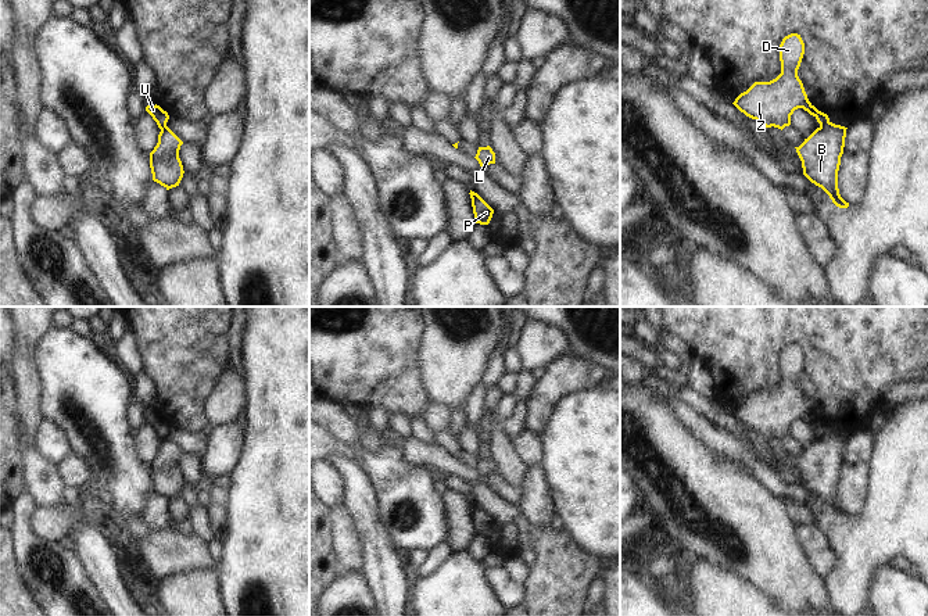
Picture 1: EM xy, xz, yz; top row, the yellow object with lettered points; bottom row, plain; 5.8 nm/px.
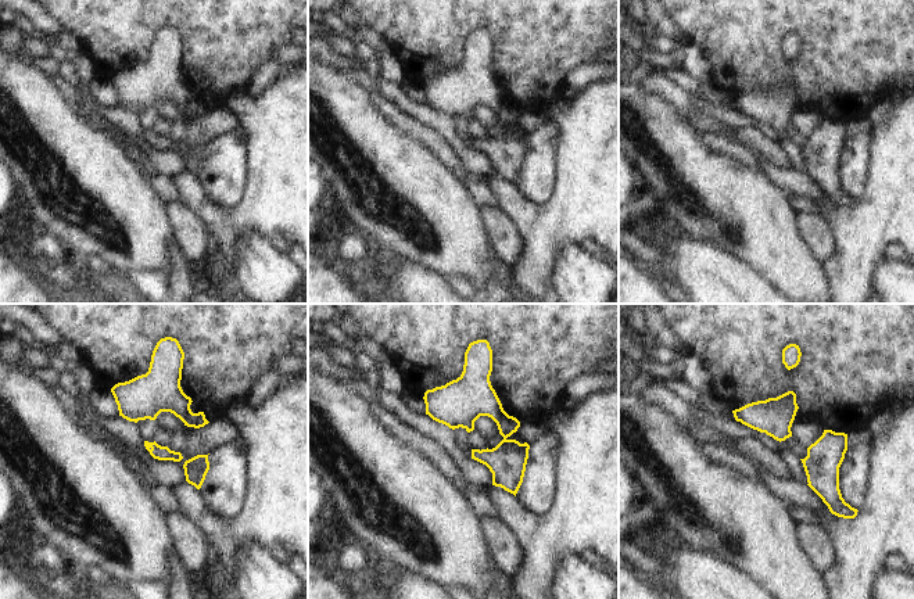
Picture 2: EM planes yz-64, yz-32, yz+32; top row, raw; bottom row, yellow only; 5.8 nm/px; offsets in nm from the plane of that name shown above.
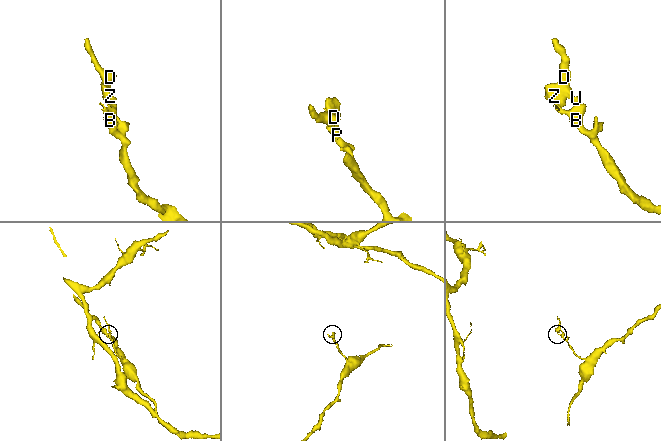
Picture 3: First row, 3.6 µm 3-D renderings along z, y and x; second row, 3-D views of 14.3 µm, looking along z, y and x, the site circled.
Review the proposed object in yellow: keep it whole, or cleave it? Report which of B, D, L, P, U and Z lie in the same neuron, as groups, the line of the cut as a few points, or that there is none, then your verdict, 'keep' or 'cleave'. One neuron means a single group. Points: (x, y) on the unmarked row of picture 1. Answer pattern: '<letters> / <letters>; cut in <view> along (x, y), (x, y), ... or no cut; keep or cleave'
B P / D L U Z; cut in yz along (828, 432), (820, 437); cleave

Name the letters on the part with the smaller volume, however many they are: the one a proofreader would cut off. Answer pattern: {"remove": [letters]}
{"remove": ["D", "L", "U", "Z"]}

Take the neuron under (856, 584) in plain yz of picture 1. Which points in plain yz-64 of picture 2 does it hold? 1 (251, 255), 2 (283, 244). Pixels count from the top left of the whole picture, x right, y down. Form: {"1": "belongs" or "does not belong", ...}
{"1": "does not belong", "2": "does not belong"}

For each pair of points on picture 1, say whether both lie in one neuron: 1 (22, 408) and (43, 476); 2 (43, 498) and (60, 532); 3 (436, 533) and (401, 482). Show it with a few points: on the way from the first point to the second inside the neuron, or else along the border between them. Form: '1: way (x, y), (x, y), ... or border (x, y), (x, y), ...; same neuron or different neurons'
1: border (17, 425), (21, 436), (32, 446); different neurons
2: border (65, 505), (36, 508); different neurons
3: way (423, 520), (420, 508), (408, 494); same neuron

